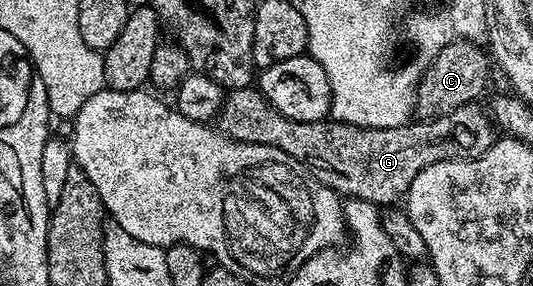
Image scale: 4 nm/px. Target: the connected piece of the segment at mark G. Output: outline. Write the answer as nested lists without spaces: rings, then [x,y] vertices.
[[[248,86],[226,93],[223,107],[219,109],[217,128],[233,140],[285,150],[285,154],[293,157],[322,184],[339,193],[340,197],[364,200],[376,206],[391,206],[396,203],[394,200],[401,199],[414,186],[415,179],[423,176],[425,166],[450,160],[472,160],[491,149],[497,139],[497,128],[488,109],[481,105],[479,102],[466,104],[453,110],[453,114],[445,114],[436,120],[408,122],[396,128],[362,128],[356,124],[343,124],[339,120],[297,122],[293,118],[285,118],[285,114],[272,106],[258,87]]]

